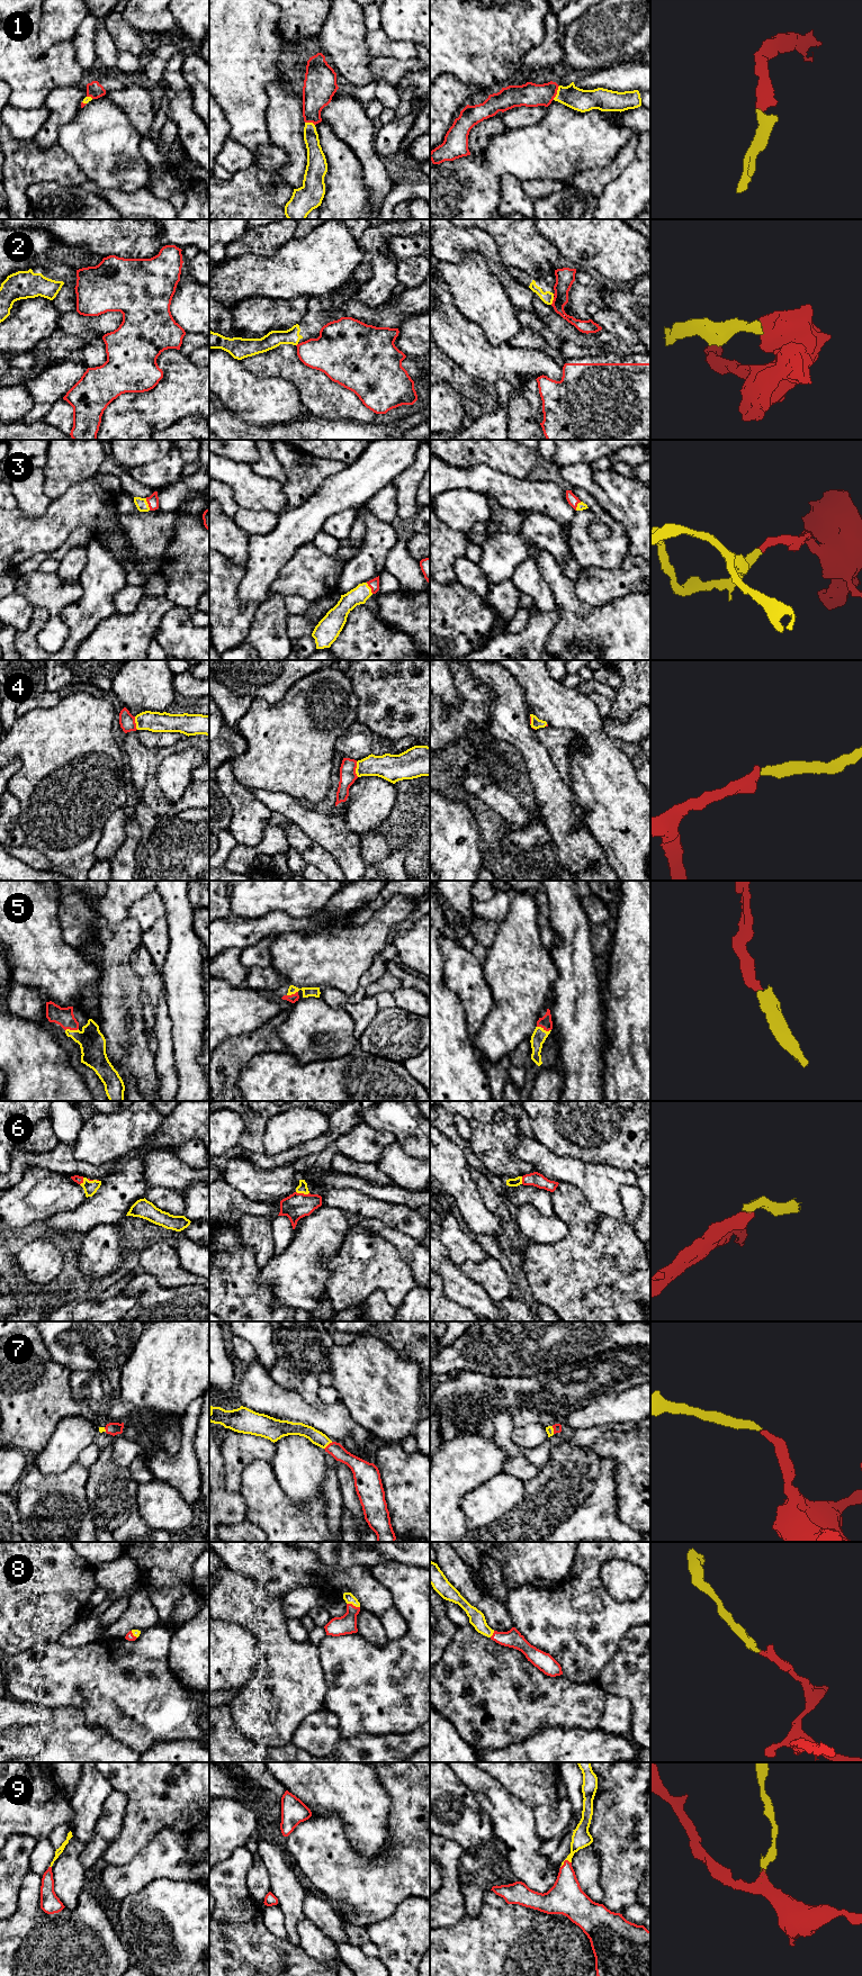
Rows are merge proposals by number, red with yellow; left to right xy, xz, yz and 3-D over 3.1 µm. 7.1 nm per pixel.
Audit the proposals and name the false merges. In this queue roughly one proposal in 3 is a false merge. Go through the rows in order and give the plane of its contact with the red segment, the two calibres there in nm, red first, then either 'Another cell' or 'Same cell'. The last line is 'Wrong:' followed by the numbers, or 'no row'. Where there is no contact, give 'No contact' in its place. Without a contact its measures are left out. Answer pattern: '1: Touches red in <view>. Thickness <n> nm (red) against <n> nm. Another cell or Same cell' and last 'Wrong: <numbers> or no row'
1: Touches red in yz. Thickness 180 nm (red) against 160 nm. Same cell
2: Touches red in yz. Thickness 140 nm (red) against 90 nm. Another cell
3: Touches red in xy. Thickness 80 nm (red) against 90 nm. Same cell
4: Touches red in xz. Thickness 120 nm (red) against 190 nm. Same cell
5: Touches red in yz. Thickness 90 nm (red) against 100 nm. Same cell
6: Touches red in xz. Thickness 180 nm (red) against 70 nm. Same cell
7: Touches red in xz. Thickness 110 nm (red) against 100 nm. Same cell
8: Touches red in xz. Thickness 140 nm (red) against 70 nm. Same cell
9: Touches red in yz. Thickness 240 nm (red) against 140 nm. Same cell
Wrong: 2

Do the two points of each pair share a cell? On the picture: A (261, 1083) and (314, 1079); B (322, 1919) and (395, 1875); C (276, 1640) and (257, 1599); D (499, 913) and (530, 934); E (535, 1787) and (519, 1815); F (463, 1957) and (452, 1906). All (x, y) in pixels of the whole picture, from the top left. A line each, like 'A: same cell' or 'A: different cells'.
A: same cell
B: different cells
C: same cell
D: different cells
E: different cells
F: different cells

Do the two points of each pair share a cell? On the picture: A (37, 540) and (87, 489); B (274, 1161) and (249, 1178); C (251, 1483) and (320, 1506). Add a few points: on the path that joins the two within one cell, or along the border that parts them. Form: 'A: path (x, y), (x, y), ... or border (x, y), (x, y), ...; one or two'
A: path (50, 528), (75, 502); one
B: border (290, 1164), (267, 1169); two
C: path (268, 1500), (280, 1513), (303, 1513); one

